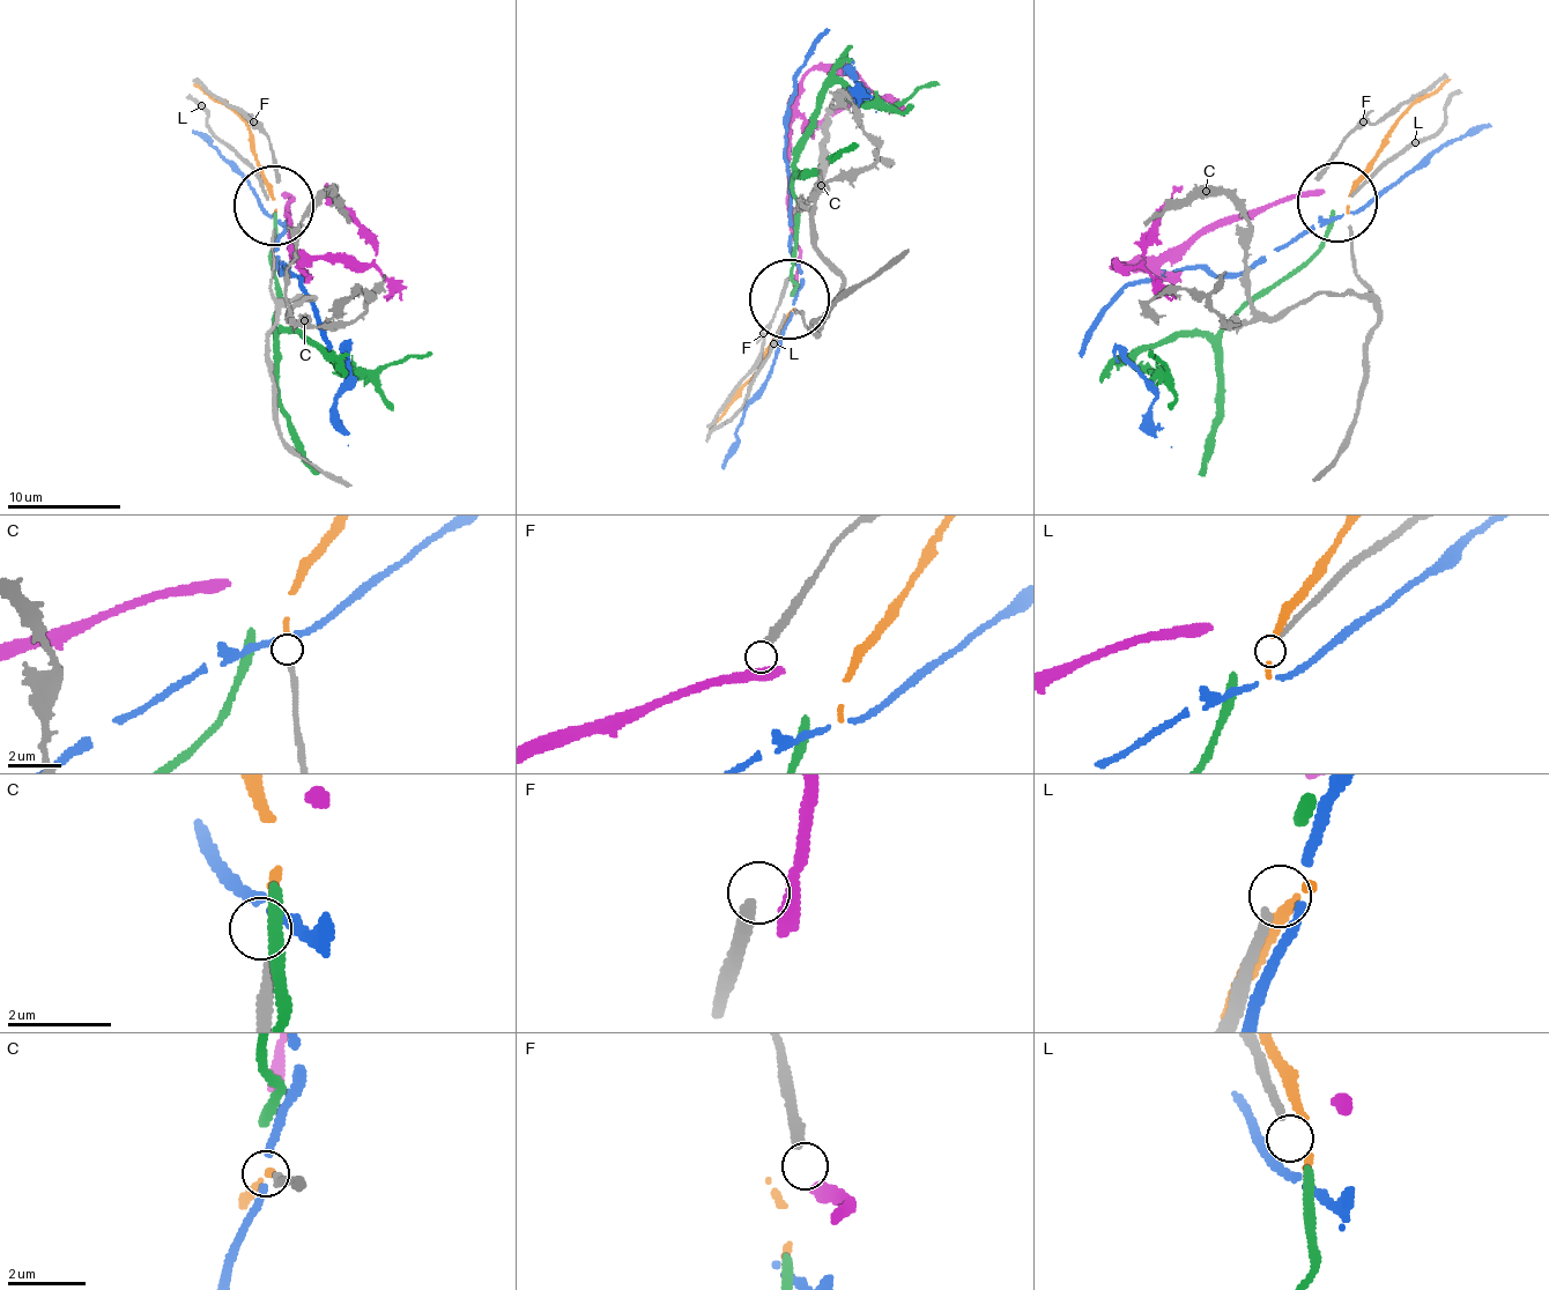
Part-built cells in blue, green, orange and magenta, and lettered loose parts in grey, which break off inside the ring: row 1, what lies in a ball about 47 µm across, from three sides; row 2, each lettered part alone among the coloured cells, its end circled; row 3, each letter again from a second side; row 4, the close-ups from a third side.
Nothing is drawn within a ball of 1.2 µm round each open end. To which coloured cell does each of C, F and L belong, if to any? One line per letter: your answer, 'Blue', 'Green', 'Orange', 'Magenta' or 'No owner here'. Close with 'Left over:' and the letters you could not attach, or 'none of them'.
C: Orange
F: No owner here
L: No owner here
Left over: F, L

